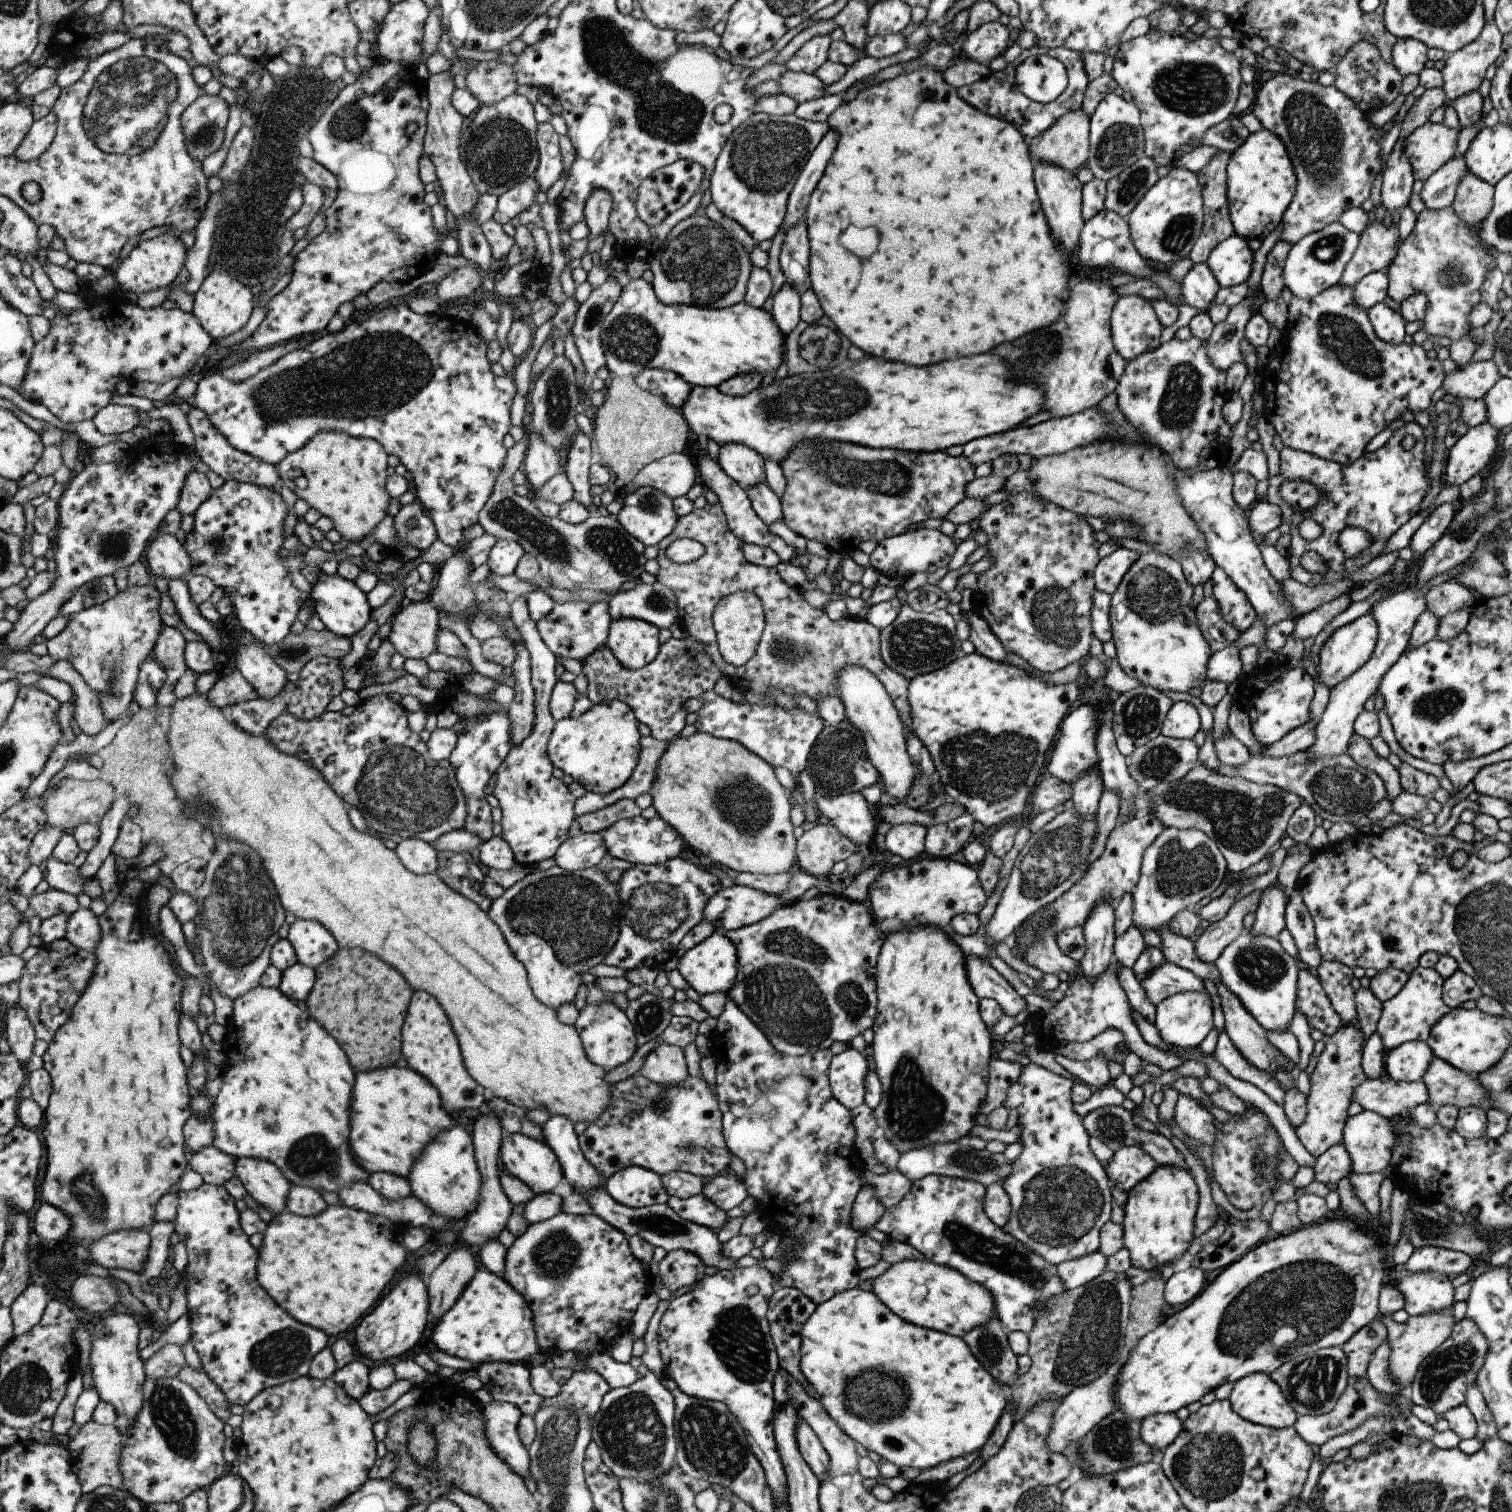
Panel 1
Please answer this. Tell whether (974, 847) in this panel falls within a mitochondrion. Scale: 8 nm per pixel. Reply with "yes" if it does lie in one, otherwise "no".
no

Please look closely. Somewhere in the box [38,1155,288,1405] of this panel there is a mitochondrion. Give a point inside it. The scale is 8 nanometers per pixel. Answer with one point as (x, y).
(84, 1189)

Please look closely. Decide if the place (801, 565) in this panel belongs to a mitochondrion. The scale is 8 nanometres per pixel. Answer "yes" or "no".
no

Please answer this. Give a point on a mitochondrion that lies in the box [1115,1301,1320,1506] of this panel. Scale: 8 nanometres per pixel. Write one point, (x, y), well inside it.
(1212, 1467)

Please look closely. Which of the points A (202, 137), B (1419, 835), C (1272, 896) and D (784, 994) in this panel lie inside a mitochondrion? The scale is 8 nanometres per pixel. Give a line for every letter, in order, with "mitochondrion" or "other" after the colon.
A: mitochondrion
B: other
C: other
D: mitochondrion

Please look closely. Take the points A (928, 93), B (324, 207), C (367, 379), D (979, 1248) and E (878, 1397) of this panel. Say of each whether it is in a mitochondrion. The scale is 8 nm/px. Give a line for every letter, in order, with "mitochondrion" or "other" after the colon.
A: mitochondrion
B: other
C: mitochondrion
D: mitochondrion
E: mitochondrion

